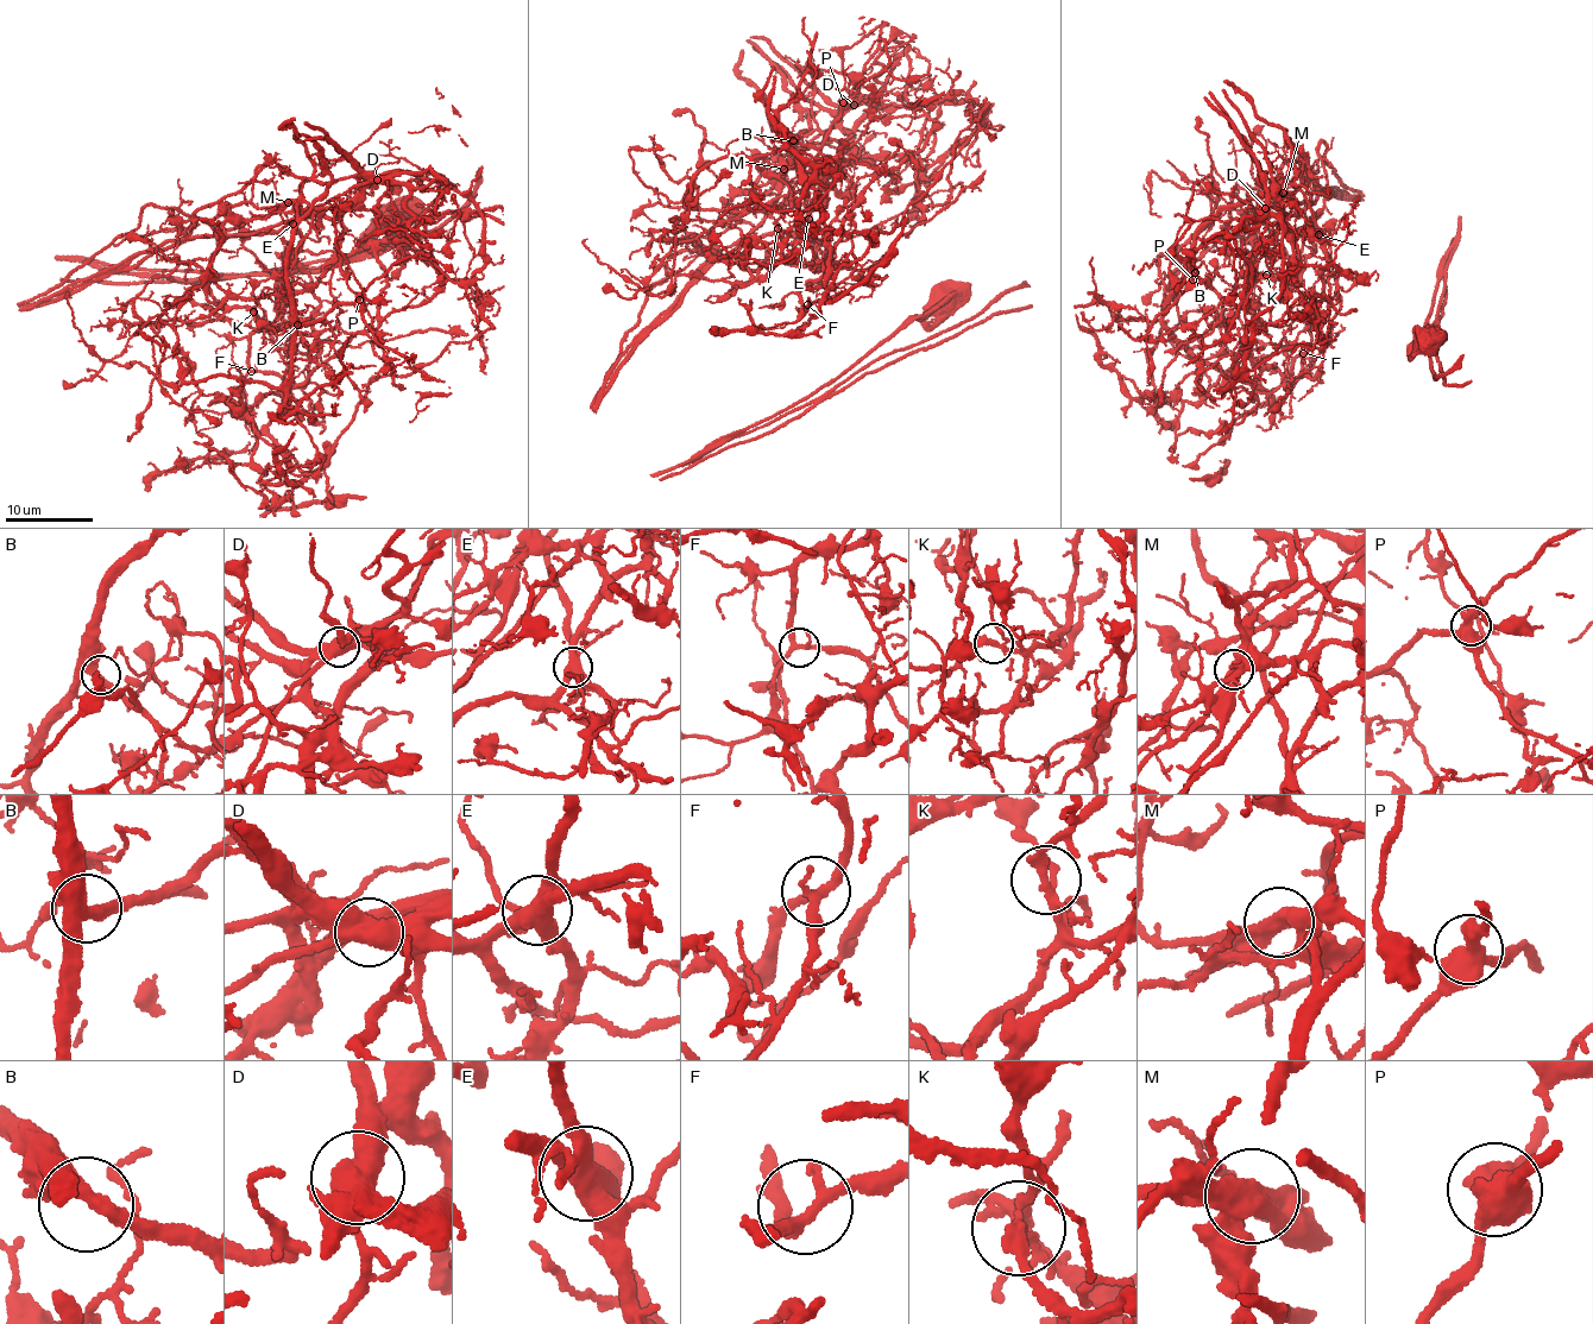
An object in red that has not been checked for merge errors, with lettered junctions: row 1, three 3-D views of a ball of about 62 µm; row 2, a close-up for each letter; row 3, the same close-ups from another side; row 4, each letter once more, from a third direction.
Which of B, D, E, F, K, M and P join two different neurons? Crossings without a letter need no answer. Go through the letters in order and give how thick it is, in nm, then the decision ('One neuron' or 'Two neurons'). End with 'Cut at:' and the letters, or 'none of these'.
B: Thickness 400 nm. One neuron
D: Thickness 550 nm. Two neurons
E: Thickness 440 nm. Two neurons
F: Thickness 240 nm. One neuron
K: Thickness 200 nm. Two neurons
M: Thickness 460 nm. Two neurons
P: Thickness 440 nm. One neuron
Cut at: D, E, K, M

